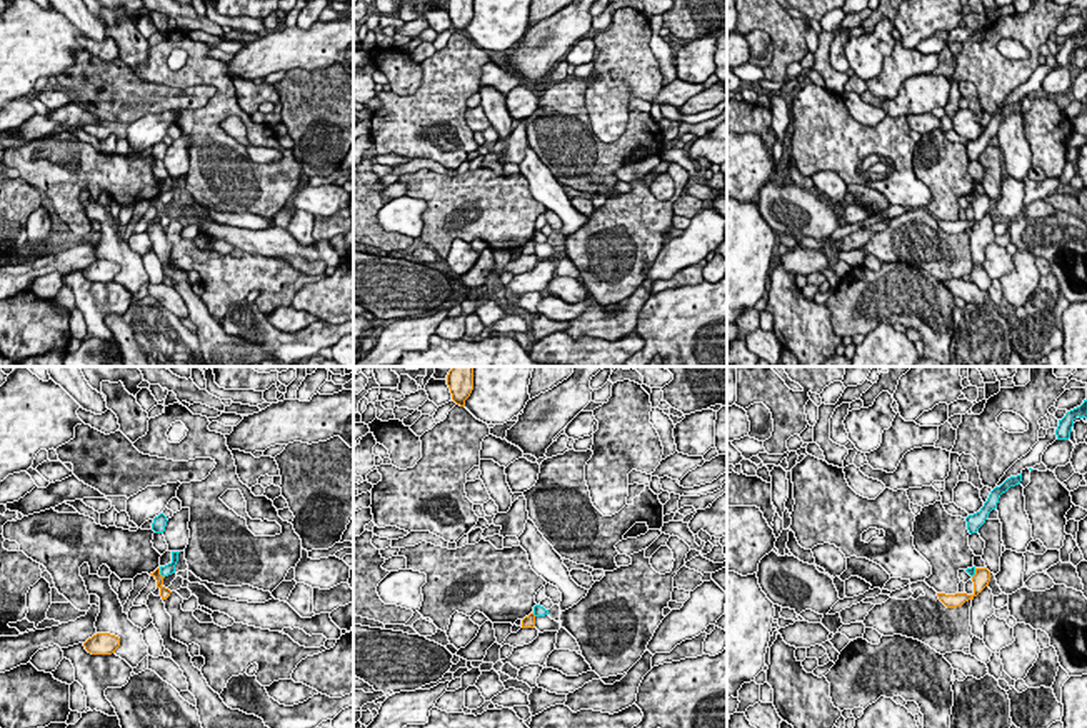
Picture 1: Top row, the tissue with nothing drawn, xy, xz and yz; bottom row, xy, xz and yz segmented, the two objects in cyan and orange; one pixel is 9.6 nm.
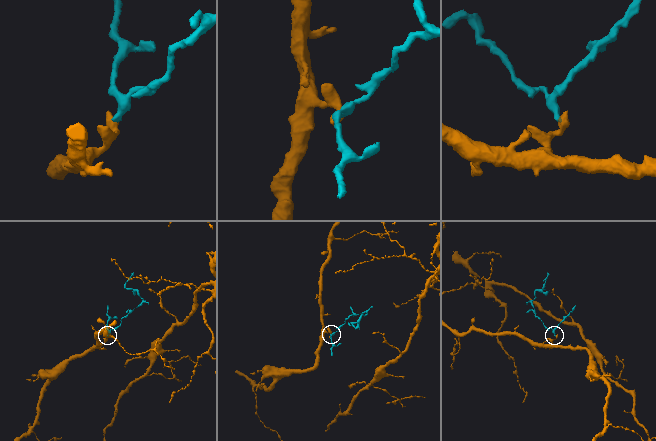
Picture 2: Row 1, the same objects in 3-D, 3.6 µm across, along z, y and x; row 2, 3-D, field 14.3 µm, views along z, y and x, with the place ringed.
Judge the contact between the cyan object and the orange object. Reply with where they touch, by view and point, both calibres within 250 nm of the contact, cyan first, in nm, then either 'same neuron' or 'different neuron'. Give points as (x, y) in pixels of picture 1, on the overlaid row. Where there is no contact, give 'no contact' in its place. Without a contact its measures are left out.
meets cyan in xy at (160, 573); 100 nm thick on the cyan side, 100 nm on the other; different neuron

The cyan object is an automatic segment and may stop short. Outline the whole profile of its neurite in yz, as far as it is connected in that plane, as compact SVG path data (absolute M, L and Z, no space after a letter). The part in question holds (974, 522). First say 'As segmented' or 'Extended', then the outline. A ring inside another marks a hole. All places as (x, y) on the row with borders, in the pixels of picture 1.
As segmented. M1022 473L1017 475L1017 476L1007 478L1000 486L995 486L995 488L990 491L987 501L984 503L984 506L982 506L977 513L969 515L969 516L965 518L965 521L967 521L967 530L969 530L970 535L972 535L972 533L977 533L979 528L980 528L980 526L985 523L985 520L989 518L989 513L997 508L997 503L999 503L1000 495L1005 493L1010 486L1020 485L1020 481L1022 481Z

